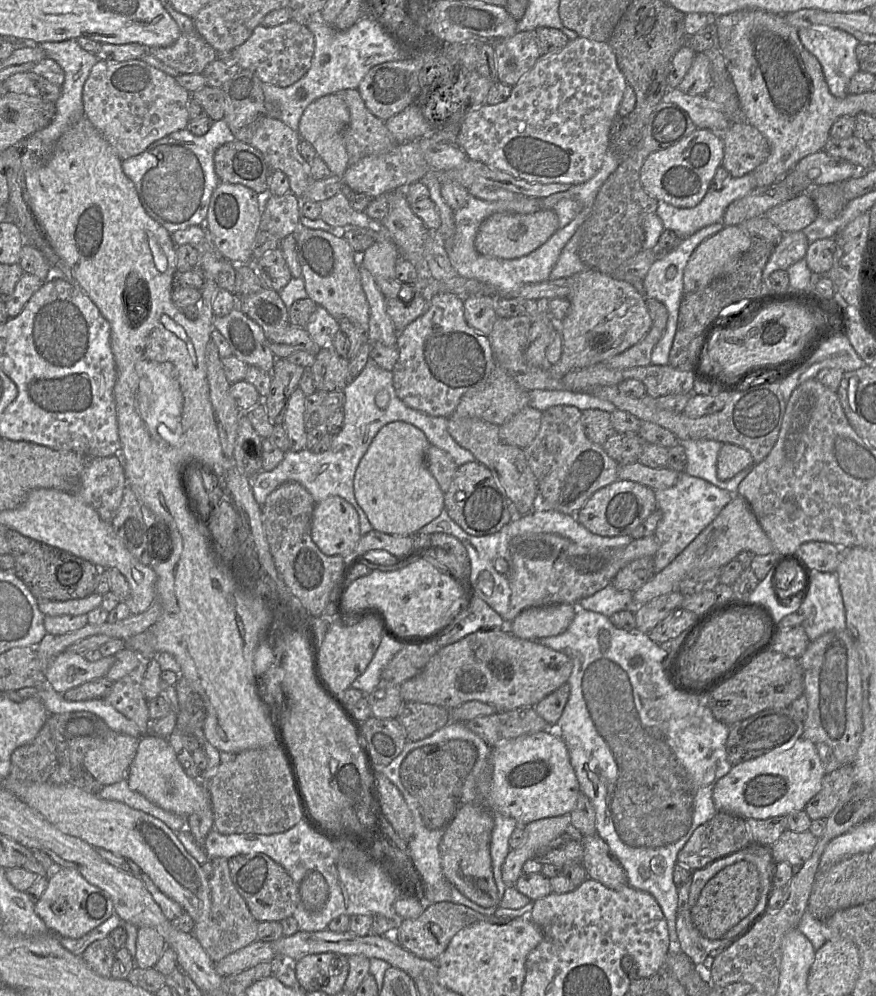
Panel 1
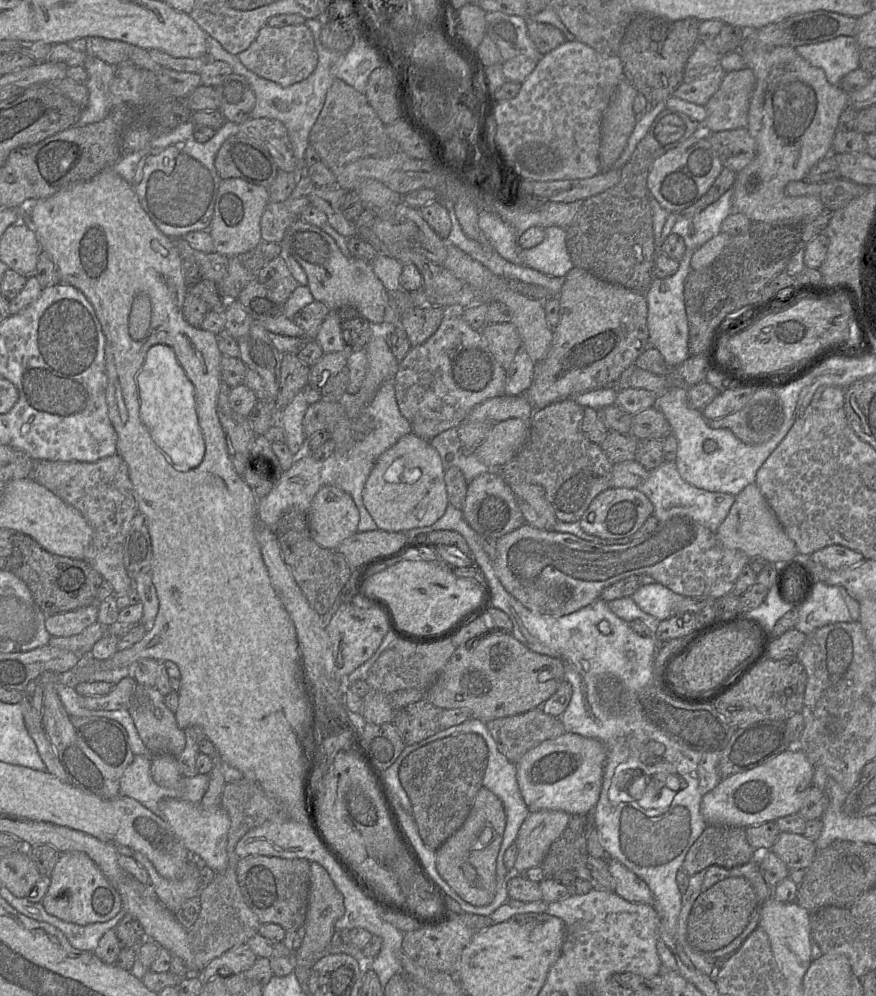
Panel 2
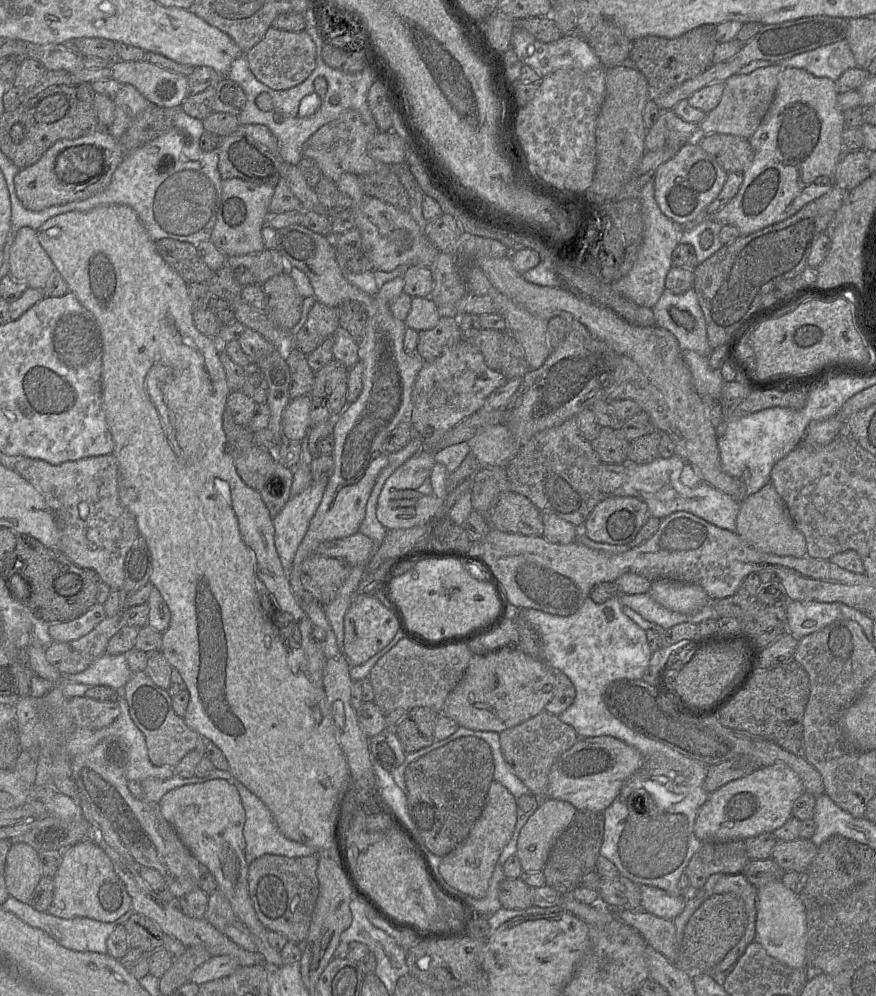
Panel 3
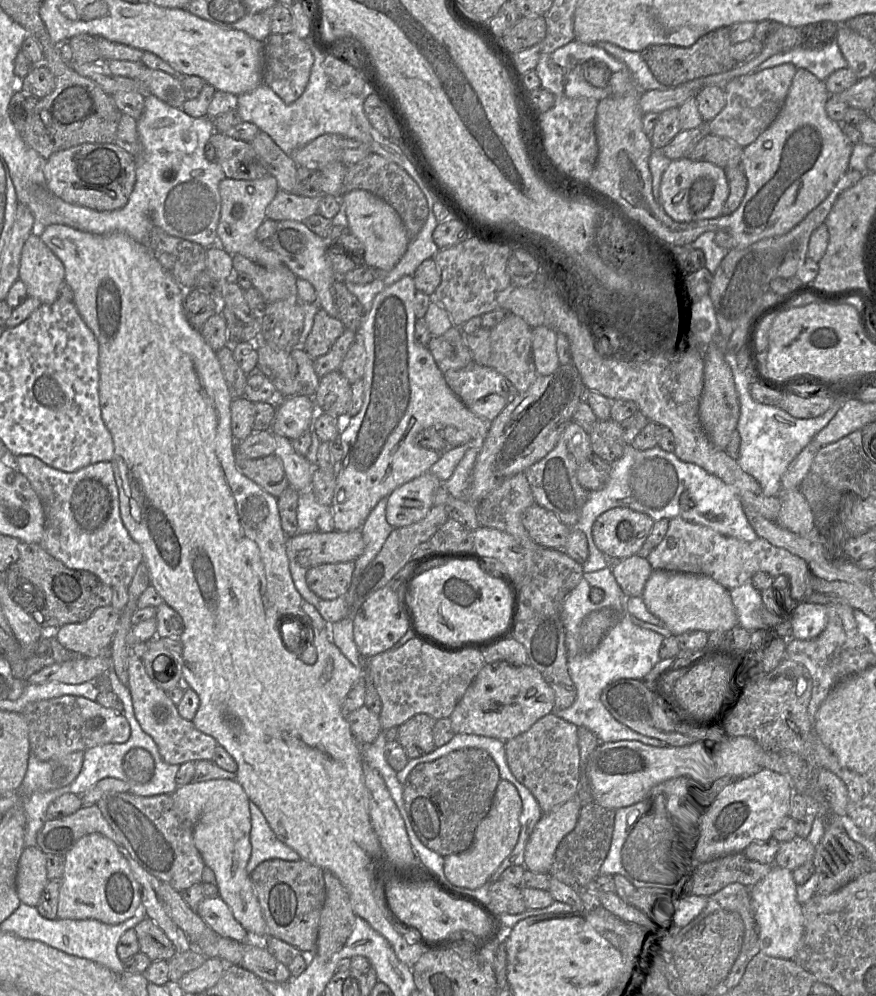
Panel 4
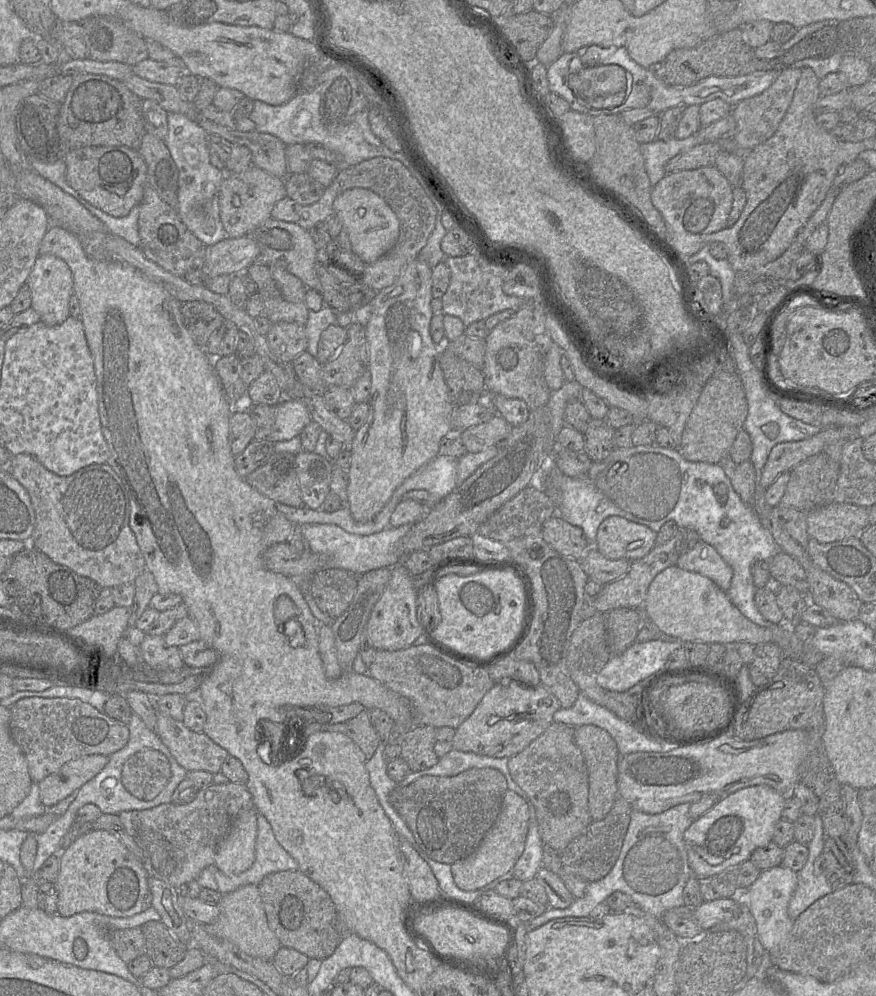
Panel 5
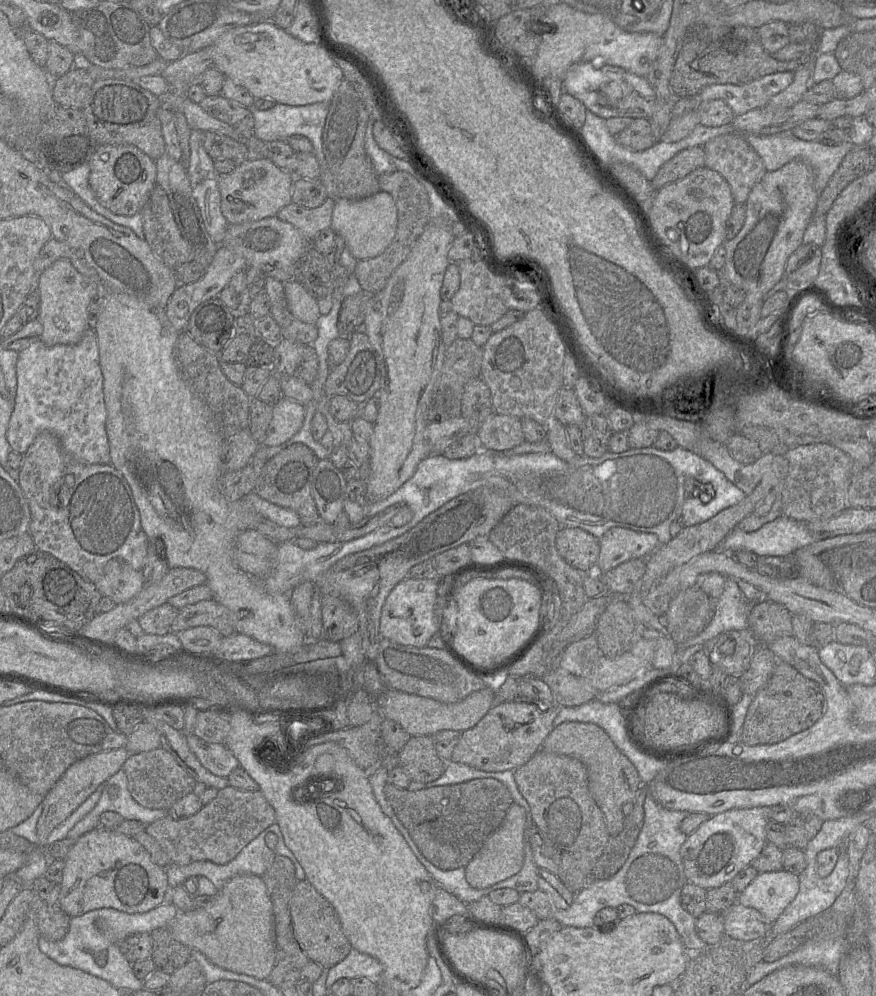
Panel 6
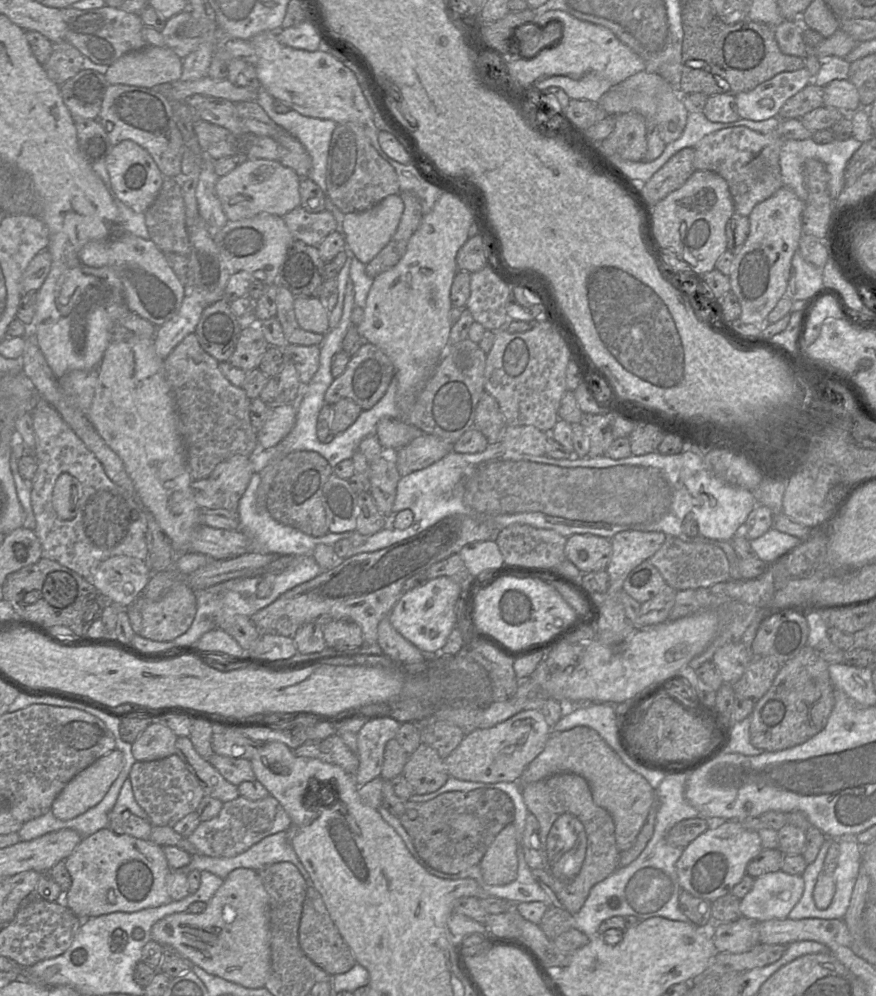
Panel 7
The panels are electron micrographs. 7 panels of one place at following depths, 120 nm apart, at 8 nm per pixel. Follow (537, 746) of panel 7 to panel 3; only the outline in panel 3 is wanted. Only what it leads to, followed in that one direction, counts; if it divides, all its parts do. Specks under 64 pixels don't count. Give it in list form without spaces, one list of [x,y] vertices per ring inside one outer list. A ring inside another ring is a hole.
[[[516,647],[483,655],[473,654],[457,686],[448,695],[442,713],[460,727],[502,732],[544,711],[556,692],[554,671]]]

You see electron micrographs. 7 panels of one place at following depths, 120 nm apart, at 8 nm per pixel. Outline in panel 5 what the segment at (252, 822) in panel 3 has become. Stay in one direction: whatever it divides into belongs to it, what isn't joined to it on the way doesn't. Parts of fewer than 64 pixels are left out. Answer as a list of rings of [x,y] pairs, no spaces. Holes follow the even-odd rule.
[[[257,814],[258,833],[255,843],[255,860],[246,871],[226,875],[214,865],[208,866],[214,874],[218,891],[224,895],[249,884],[258,885],[268,874],[299,870],[298,862],[278,843],[268,820]]]

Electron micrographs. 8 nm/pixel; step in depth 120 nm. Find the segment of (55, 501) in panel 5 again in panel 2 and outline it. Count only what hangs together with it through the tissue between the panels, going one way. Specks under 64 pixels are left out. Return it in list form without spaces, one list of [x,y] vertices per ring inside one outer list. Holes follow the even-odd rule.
[[[119,454],[96,462],[58,462],[34,460],[31,478],[76,508],[93,530],[88,561],[107,580],[114,595],[132,588],[132,578],[123,563],[123,544],[133,517],[138,513],[128,467]]]

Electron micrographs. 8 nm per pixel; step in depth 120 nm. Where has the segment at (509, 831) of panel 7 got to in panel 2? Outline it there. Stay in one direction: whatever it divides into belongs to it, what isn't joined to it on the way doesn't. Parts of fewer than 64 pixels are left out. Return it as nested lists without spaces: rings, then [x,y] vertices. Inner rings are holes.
[[[481,787],[463,825],[436,851],[436,869],[446,883],[473,906],[490,904],[496,891],[496,862],[506,826],[502,801]]]

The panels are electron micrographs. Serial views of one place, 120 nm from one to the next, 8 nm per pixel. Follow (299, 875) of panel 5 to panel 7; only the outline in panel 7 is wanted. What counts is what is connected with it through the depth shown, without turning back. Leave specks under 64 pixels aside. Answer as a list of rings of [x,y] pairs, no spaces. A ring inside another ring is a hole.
[[[313,886],[306,891],[298,940],[304,954],[330,976],[346,973],[356,963],[351,949],[332,921],[321,894]]]

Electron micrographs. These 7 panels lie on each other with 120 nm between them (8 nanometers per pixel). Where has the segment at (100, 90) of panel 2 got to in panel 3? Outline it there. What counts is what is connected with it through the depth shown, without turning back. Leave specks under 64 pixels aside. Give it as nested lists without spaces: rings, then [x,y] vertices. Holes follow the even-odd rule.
[[[122,84],[122,87],[112,100],[115,105],[115,118],[106,130],[116,139],[119,139],[124,134],[131,122],[139,114],[148,108],[156,106],[130,84]]]

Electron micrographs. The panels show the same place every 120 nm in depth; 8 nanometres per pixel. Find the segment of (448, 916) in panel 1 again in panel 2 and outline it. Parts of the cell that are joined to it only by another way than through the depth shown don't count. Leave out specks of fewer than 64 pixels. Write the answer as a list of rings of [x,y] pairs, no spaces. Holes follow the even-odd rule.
[[[469,913],[454,914],[443,925],[437,927],[419,927],[403,934],[402,950],[412,961],[431,971],[449,973],[455,977],[459,971],[459,963],[463,950],[472,938],[493,925],[490,917]]]

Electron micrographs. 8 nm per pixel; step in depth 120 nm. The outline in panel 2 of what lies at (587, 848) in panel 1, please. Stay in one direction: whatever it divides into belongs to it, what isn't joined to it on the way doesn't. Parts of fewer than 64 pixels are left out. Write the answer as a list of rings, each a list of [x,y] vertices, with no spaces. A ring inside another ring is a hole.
[[[607,857],[607,863],[616,882],[614,892],[617,895],[630,902],[653,906],[653,894],[644,880],[614,858]]]

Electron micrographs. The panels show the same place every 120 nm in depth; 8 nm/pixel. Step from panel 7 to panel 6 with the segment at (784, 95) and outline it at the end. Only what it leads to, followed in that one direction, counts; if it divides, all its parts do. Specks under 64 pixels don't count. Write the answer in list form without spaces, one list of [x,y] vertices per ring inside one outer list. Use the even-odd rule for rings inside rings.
[[[785,71],[765,75],[759,79],[741,85],[713,84],[703,88],[698,94],[698,99],[700,102],[721,99],[728,104],[735,116],[739,116],[756,108],[764,108],[774,95],[783,91],[792,83],[793,78],[794,72]]]

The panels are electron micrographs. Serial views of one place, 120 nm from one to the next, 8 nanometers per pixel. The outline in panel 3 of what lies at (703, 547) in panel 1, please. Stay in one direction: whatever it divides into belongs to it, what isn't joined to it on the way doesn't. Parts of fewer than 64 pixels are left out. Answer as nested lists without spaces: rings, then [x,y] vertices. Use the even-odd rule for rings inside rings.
[[[771,483],[740,502],[735,533],[750,545],[766,553],[793,557],[807,555],[805,536],[795,526],[783,499]]]

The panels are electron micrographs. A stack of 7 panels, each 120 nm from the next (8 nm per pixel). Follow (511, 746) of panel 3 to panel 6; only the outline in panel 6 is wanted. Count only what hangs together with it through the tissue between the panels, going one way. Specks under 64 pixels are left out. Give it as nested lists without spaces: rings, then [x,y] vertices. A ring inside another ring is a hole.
[[[539,750],[513,773],[541,832],[545,852],[558,866],[557,877],[577,894],[592,882],[592,870],[610,837],[604,814],[589,791],[586,766],[575,757]]]

